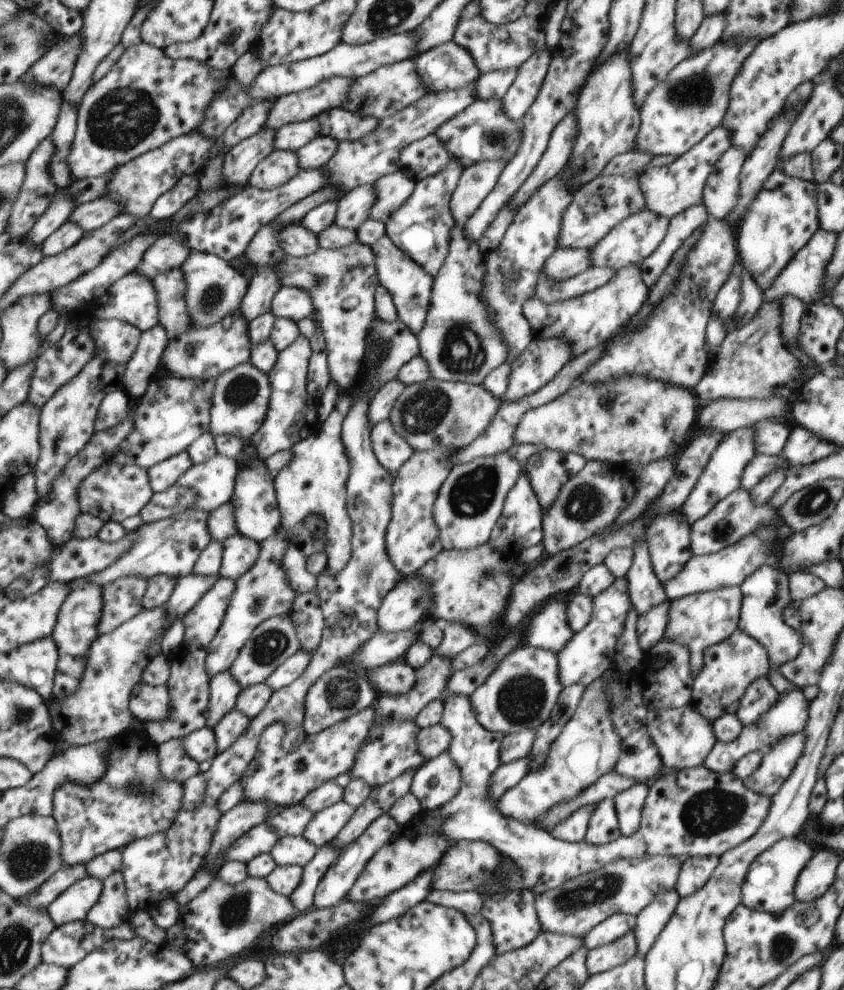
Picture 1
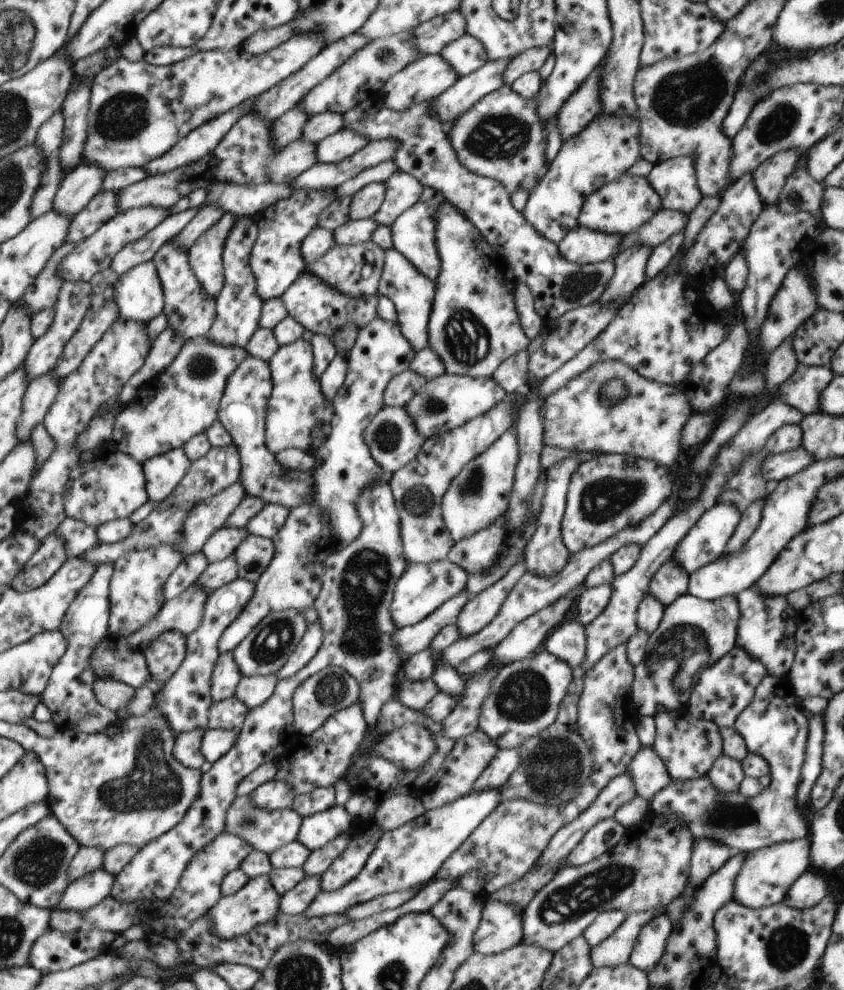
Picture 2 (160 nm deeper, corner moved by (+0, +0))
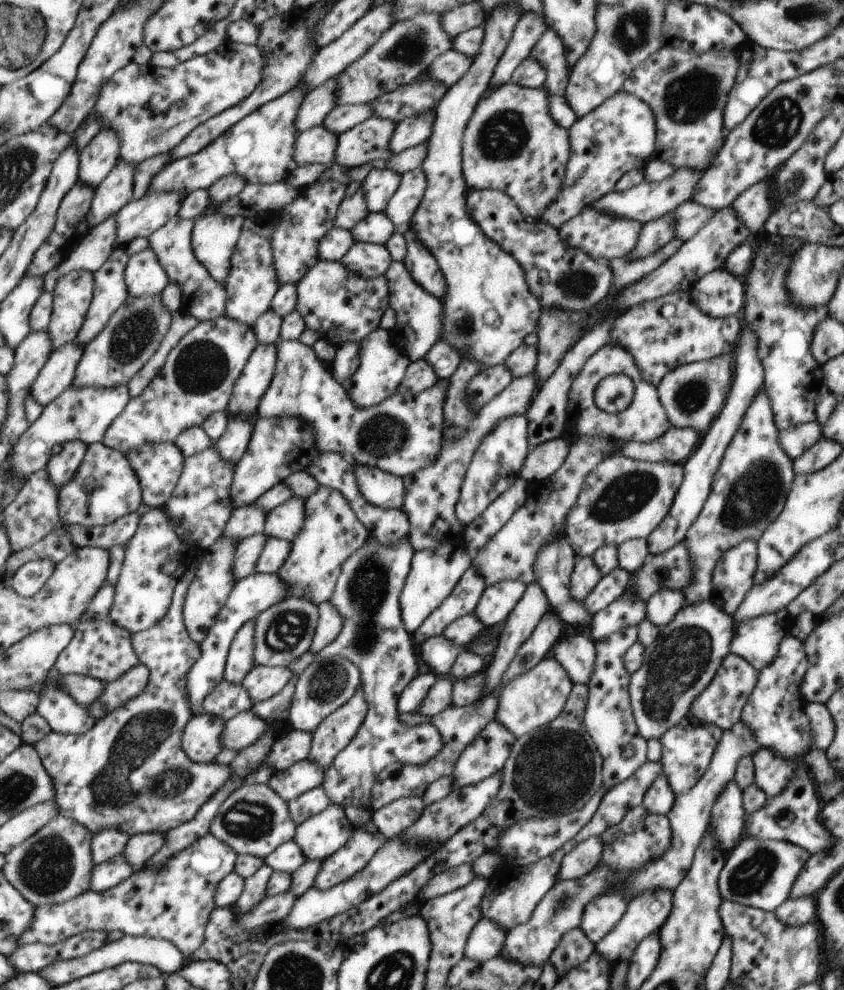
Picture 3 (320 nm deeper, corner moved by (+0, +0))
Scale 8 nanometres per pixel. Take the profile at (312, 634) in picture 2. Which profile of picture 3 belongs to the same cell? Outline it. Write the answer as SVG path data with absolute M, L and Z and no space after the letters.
M329 600L321 602L317 607L319 608L319 619L309 649L314 654L318 654L336 639L343 627L343 616L332 603L329 603Z

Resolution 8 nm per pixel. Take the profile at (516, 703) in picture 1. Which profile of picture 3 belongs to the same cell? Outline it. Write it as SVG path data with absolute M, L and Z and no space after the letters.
M554 657L543 658L531 671L511 680L503 688L495 720L520 738L554 720L564 710L573 686L565 668Z

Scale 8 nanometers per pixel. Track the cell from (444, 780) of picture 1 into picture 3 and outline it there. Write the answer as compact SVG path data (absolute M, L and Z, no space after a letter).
M498 721L489 722L456 761L452 774L455 788L473 786L500 774L516 739Z

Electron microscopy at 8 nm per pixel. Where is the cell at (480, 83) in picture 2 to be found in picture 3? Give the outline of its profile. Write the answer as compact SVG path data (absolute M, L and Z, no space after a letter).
M528 11L521 15L510 42L496 65L489 88L498 88L510 82L516 67L531 54L534 45L547 27L545 17L540 13Z

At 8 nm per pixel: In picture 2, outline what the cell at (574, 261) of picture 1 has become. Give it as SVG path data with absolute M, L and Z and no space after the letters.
M576 225L557 244L559 253L578 264L592 264L610 260L617 256L623 243L621 234L601 233Z

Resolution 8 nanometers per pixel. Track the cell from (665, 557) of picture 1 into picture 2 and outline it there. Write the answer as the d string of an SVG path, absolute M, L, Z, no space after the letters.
M673 558L668 559L656 572L655 577L650 581L648 593L656 597L658 602L661 602L665 608L674 602L679 596L687 593L689 583L689 574L678 564Z

